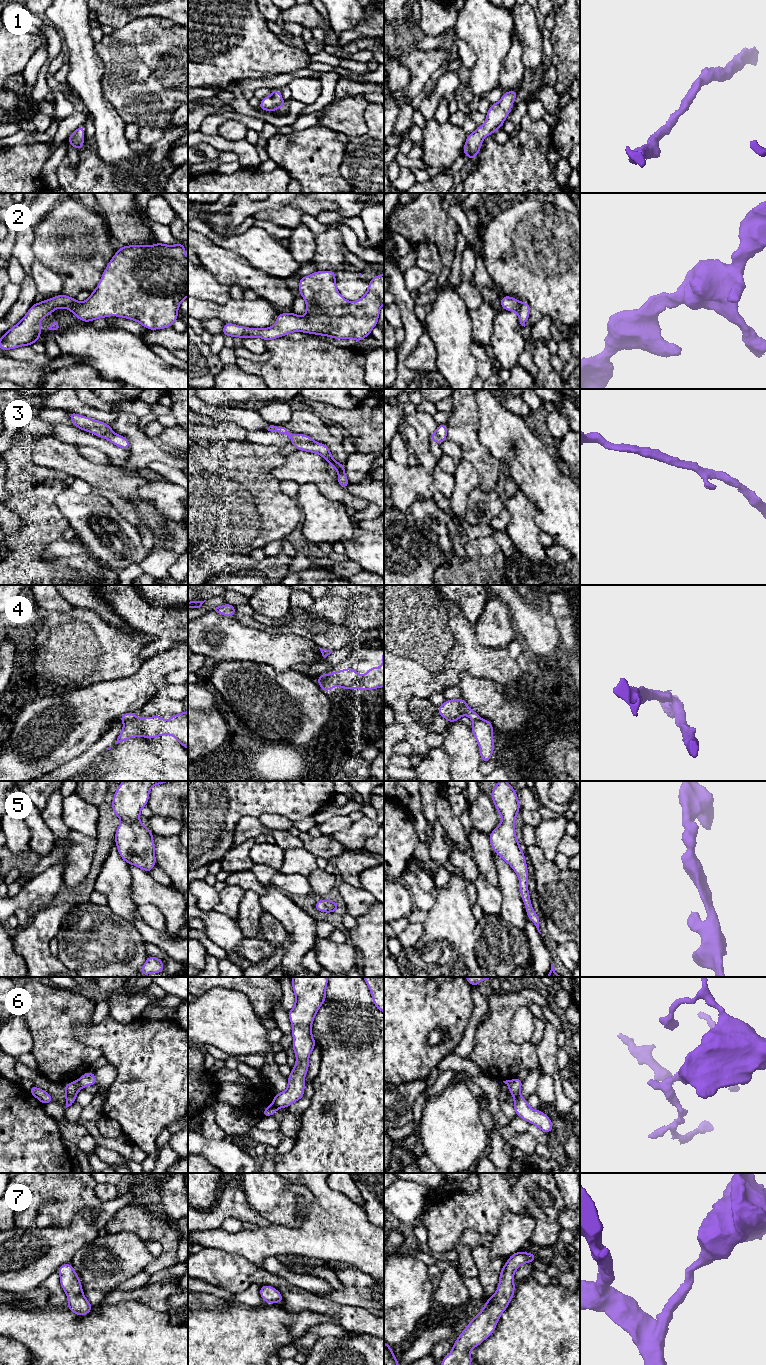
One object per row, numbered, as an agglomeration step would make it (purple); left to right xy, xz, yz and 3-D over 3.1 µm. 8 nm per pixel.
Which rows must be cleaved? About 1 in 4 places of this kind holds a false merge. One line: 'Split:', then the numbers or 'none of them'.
Split: 4, 6

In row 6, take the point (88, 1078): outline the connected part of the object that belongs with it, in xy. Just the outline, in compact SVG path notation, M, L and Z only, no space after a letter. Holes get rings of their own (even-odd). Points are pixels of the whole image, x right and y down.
M85 1072L78 1080L77 1080L80 1088L85 1088L90 1085L97 1085L97 1079L94 1072Z

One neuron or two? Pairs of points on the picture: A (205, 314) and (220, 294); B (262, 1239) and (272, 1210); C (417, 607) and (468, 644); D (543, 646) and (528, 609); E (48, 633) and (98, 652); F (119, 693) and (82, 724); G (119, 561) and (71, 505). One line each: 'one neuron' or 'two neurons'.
A: two neurons
B: two neurons
C: one neuron
D: one neuron
E: one neuron
F: one neuron
G: one neuron

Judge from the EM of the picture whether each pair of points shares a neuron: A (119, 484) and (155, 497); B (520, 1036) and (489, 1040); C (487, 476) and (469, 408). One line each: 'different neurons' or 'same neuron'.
A: different neurons
B: different neurons
C: same neuron

